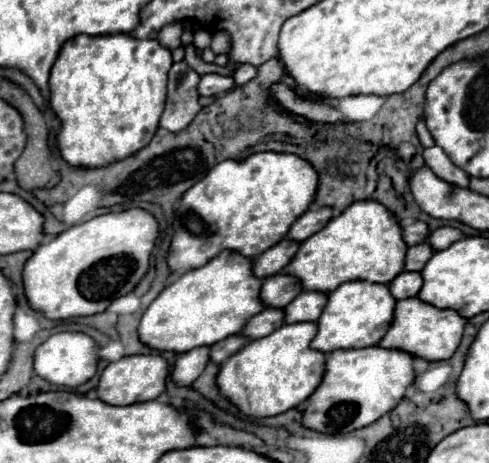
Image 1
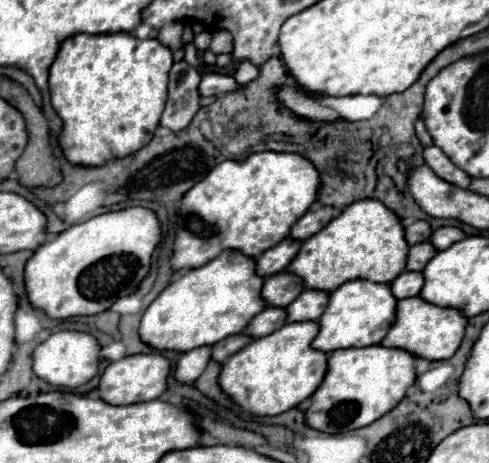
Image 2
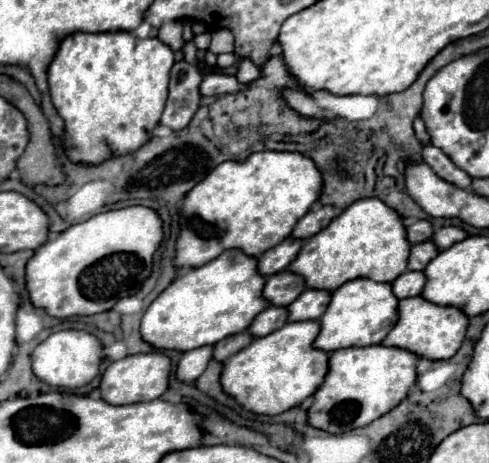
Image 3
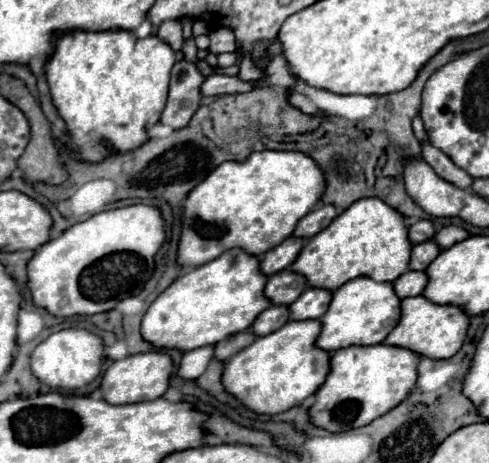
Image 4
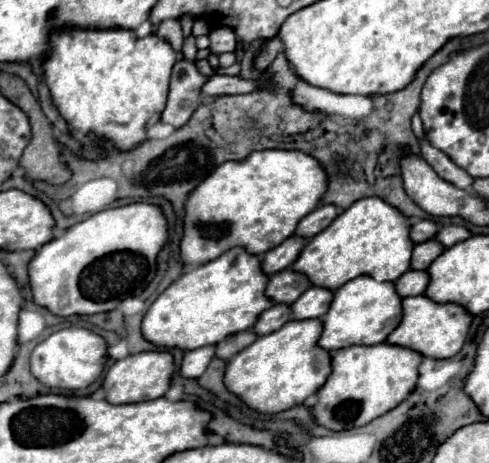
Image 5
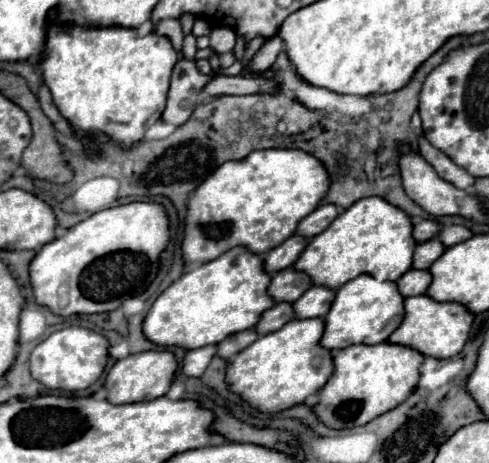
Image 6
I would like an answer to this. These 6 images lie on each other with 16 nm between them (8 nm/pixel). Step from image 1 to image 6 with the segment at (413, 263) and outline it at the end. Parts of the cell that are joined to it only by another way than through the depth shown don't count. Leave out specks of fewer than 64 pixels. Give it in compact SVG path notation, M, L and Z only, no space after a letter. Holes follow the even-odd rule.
M438 238L428 240L418 244L418 248L414 250L414 266L412 268L420 268L420 270L428 270L444 252L444 244L440 244Z

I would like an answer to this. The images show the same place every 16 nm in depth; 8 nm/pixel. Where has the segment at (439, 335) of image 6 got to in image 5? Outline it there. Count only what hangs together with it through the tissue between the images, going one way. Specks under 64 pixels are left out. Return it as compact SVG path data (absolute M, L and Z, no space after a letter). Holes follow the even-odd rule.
M424 294L412 296L412 298L404 298L402 322L388 336L386 342L412 348L422 356L430 356L430 358L452 358L462 350L470 324L472 324L472 314L468 314L468 310L460 304L452 304L452 302L438 304Z

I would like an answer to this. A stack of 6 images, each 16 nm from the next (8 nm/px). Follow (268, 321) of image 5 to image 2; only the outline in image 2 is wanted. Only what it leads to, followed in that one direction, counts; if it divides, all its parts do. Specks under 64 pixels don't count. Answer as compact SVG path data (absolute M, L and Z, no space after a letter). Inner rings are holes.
M268 306L266 310L262 310L250 324L248 328L244 330L248 336L252 338L262 338L262 336L268 336L272 334L274 330L282 328L286 324L284 320L284 308L272 308Z

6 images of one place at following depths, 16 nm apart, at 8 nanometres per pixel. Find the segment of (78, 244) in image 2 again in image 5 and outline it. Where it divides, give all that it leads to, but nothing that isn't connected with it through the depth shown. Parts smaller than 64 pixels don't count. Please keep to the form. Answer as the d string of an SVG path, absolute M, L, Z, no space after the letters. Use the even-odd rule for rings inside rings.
M126 204L92 214L90 218L74 224L52 242L44 244L28 266L32 294L38 306L48 308L56 316L72 314L96 314L110 312L122 300L140 294L156 274L156 256L168 242L168 222L160 206L156 204Z

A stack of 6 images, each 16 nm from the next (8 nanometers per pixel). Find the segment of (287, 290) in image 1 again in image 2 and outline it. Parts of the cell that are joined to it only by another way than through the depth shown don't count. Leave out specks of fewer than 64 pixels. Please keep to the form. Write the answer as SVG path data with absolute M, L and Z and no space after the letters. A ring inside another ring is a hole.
M278 272L276 276L268 276L262 288L262 298L270 306L282 306L286 308L296 296L304 292L304 282L296 274L290 272Z

